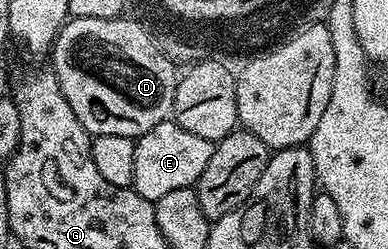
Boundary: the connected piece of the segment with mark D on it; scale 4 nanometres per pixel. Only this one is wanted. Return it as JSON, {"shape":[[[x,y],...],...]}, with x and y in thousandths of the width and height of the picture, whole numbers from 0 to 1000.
{"shape":[[[191,68],[162,92],[149,153],[139,161],[139,305],[175,422],[186,422],[186,454],[196,454],[206,502],[235,546],[296,542],[353,562],[358,542],[381,534],[381,518],[430,490],[448,438],[451,257],[423,221],[387,124],[389,145],[351,80],[325,72]]]}

